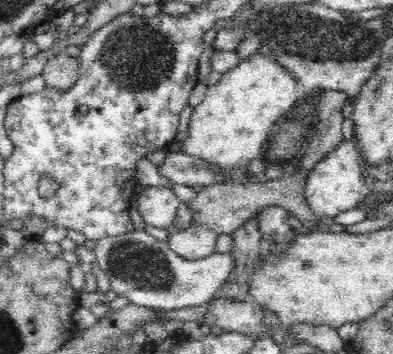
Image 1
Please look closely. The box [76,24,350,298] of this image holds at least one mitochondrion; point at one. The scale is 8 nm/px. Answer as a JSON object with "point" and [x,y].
{"point":[136,55]}

